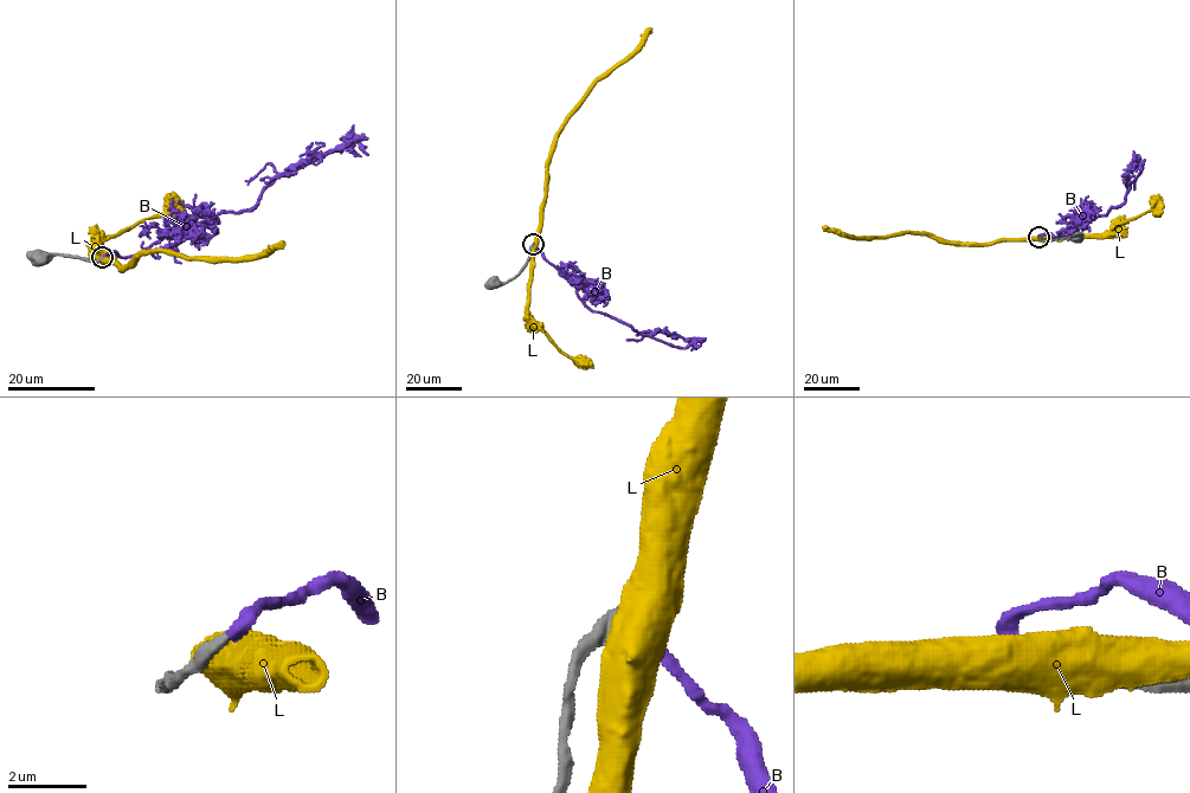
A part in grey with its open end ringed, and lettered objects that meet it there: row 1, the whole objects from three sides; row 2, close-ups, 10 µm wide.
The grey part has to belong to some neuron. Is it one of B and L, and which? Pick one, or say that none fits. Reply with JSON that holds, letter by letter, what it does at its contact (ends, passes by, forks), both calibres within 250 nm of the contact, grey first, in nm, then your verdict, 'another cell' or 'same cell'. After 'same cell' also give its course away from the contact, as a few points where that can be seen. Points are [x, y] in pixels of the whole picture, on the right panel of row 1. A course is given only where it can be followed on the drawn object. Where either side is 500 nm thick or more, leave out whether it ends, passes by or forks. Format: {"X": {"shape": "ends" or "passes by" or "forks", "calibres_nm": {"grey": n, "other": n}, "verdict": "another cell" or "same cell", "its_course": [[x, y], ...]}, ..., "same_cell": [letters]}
{"B": {"shape": "ends", "calibres_nm": {"grey": 400, "other": 420}, "verdict": "same cell", "its_course": [[1039, 237], [1061, 236], [1119, 206], [1143, 167], [1136, 163], [1126, 178], [1133, 175], [1134, 187]]}, "L": {"calibres_nm": {"grey": 480, "other": 750}, "verdict": "another cell"}, "same_cell": ["B"]}

